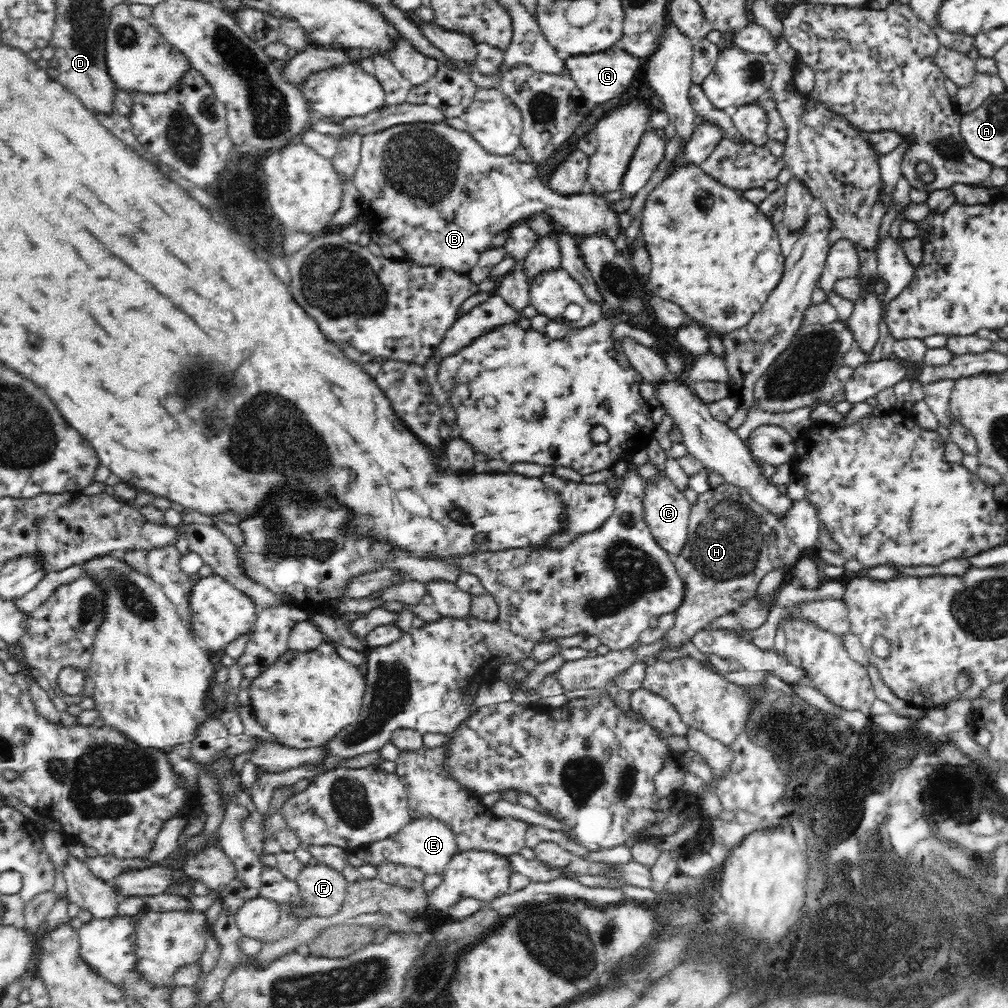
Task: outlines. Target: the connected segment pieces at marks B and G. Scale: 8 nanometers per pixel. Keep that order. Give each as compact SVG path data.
M420 121L410 124L395 124L390 128L385 128L378 132L369 133L361 137L360 147L360 162L357 167L353 183L361 196L361 213L366 215L371 229L378 230L379 232L388 233L390 237L398 241L398 244L402 246L406 259L412 260L419 265L440 265L444 268L452 269L460 273L467 272L478 262L480 255L487 250L488 245L492 245L492 238L502 231L507 231L510 226L523 222L529 216L539 212L545 212L551 215L551 219L554 220L566 233L572 236L580 236L581 238L592 238L594 236L605 236L612 242L622 234L622 224L620 224L620 218L618 214L610 208L608 201L600 196L594 196L585 194L585 192L574 195L561 195L554 192L549 186L542 184L536 164L525 163L513 154L506 156L496 156L488 154L481 146L472 138L472 135L466 130L457 130L455 127L444 123Z
M616 44L603 52L565 58L565 67L569 69L570 75L581 90L583 98L595 106L616 97L620 98L624 93L627 93L630 82L639 72L640 60Z

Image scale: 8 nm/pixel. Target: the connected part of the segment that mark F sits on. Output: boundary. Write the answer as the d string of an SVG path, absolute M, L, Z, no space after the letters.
M312 862L302 866L295 880L306 908L299 912L297 906L286 904L292 915L302 919L310 915L333 916L340 910L348 888L348 881L340 871Z

